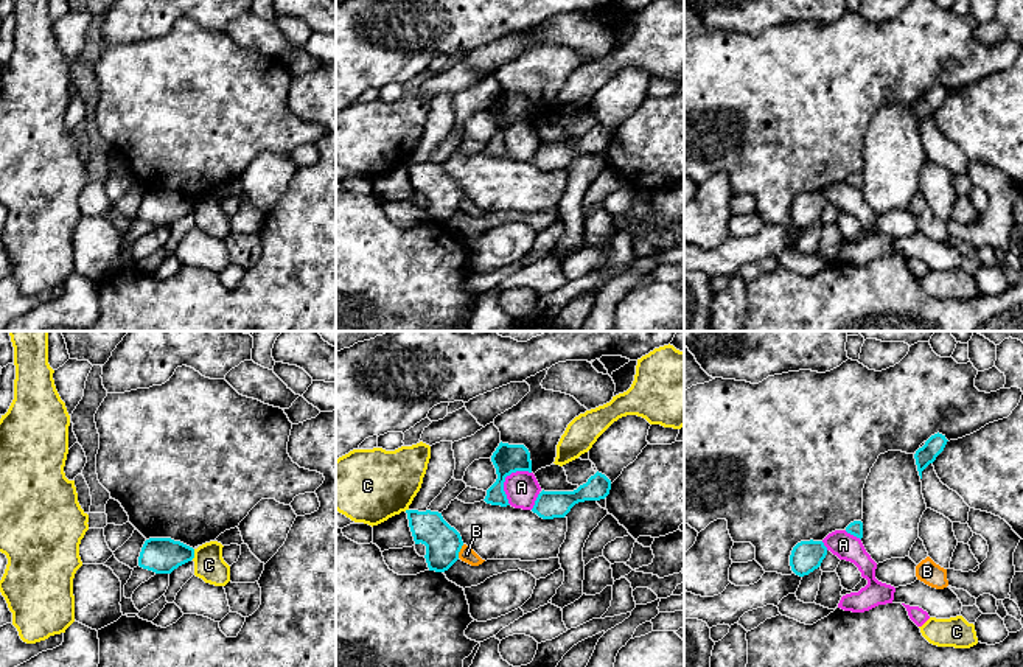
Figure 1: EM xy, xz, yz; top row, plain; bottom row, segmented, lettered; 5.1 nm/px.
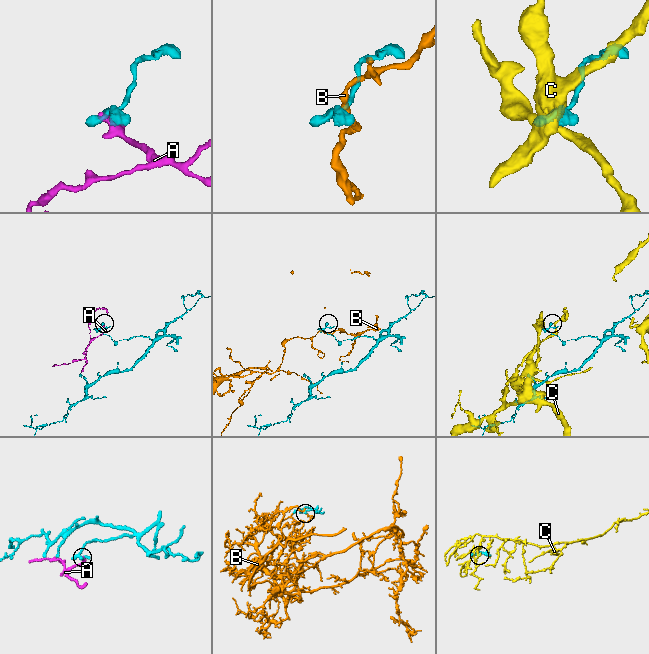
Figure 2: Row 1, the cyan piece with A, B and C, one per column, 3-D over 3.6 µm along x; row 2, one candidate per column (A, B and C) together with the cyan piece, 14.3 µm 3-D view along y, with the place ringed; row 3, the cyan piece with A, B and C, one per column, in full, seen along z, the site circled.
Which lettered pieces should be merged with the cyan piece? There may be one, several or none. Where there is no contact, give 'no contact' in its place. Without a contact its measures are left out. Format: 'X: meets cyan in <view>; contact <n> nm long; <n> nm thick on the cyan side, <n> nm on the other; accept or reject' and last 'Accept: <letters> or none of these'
A: meets cyan in xz; contact 200 nm long; 150 nm thick on the cyan side, 170 nm on the other; reject
B: meets cyan in xz; contact 80 nm long; 190 nm thick on the cyan side, 80 nm on the other; reject
C: meets cyan in xy; contact 60 nm long; 190 nm thick on the cyan side, 160 nm on the other; reject
Accept: none of these

